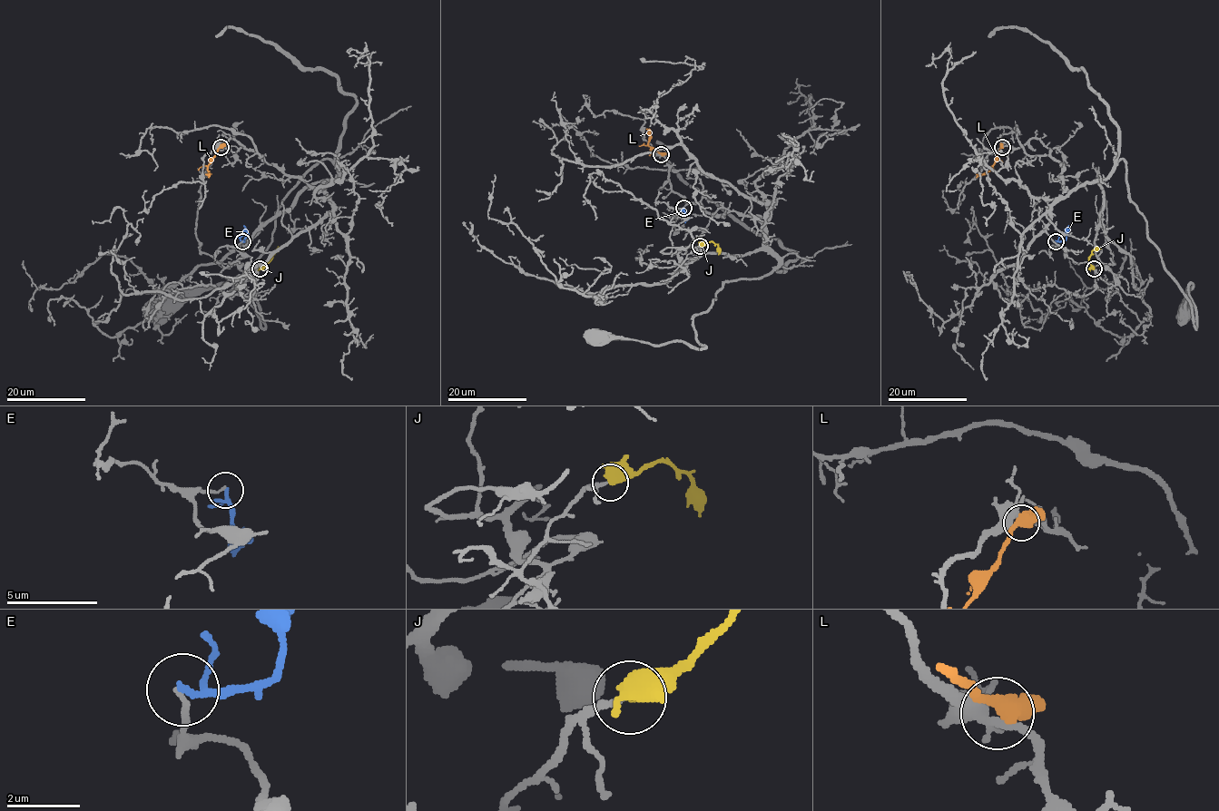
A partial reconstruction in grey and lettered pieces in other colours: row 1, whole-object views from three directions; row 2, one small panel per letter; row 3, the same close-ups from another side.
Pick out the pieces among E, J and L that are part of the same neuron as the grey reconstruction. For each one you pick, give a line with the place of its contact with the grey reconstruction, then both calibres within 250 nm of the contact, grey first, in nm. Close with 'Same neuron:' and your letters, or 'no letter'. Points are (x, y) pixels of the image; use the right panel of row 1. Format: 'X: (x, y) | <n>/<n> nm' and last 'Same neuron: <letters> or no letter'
J: (1094, 268) | 190/460 nm
Same neuron: J

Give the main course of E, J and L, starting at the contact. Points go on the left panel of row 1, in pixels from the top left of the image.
E: (242, 241), (245, 239), (243, 225)
J: (259, 268), (269, 260), (278, 246)
L: (221, 147), (208, 168), (209, 174), (205, 173)

